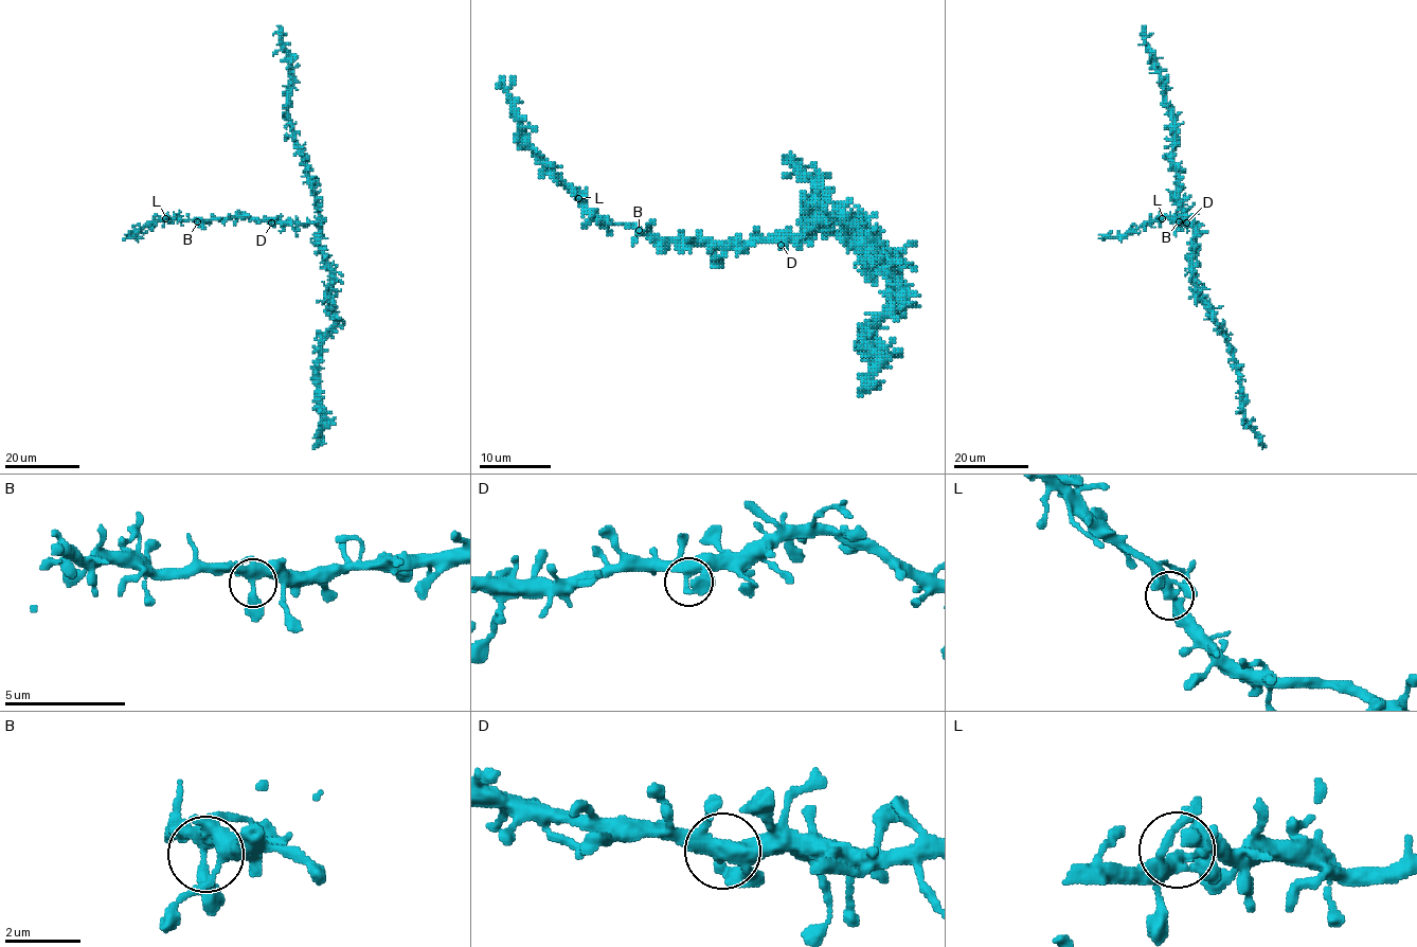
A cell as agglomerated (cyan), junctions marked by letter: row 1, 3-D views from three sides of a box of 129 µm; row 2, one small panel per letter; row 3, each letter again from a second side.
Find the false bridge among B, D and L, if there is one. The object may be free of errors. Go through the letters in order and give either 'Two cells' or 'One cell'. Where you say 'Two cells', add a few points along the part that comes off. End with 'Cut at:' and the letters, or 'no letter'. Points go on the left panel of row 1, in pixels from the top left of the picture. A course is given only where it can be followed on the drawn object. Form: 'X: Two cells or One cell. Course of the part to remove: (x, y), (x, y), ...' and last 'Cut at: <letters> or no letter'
B: One cell
D: One cell
L: One cell
Cut at: no letter

